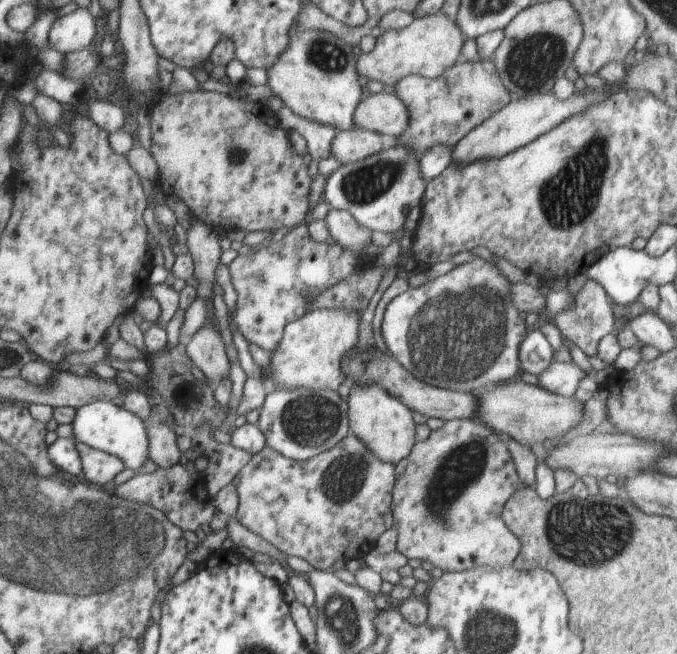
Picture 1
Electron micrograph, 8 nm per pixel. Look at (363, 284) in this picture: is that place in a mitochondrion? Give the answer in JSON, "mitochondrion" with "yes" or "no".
{"mitochondrion":"no"}

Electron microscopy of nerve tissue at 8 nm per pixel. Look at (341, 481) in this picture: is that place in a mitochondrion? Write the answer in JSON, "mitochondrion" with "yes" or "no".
{"mitochondrion":"yes"}

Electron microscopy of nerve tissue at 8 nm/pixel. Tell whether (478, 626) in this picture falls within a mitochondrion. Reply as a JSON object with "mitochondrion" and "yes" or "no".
{"mitochondrion":"yes"}

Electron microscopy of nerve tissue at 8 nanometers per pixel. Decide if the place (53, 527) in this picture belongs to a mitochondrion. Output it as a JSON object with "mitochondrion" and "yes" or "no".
{"mitochondrion":"yes"}

